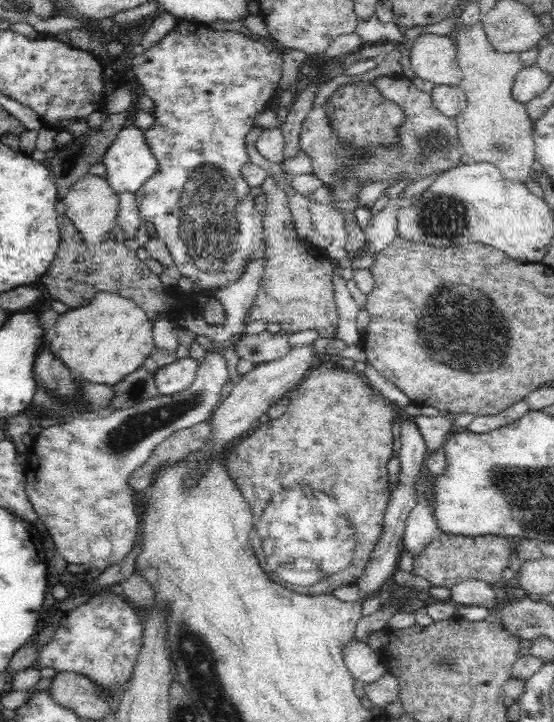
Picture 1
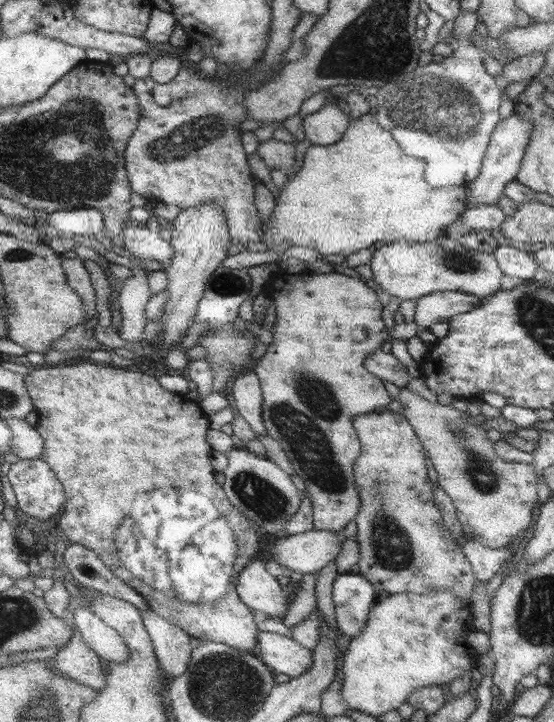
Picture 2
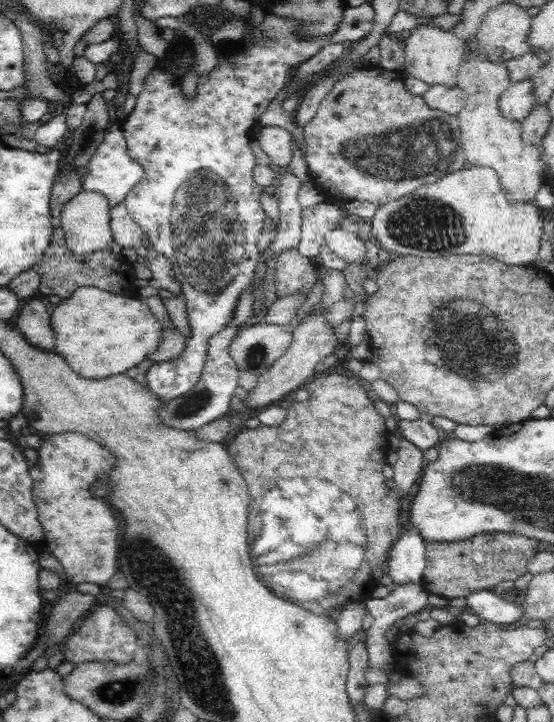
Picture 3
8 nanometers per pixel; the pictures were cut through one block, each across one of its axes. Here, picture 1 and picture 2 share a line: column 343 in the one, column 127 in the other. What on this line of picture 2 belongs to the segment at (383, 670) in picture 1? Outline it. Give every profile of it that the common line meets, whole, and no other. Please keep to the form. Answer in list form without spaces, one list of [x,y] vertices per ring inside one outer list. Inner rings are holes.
[[[85,604],[82,610],[76,612],[76,624],[82,630],[82,638],[84,642],[99,656],[116,663],[124,663],[128,661],[128,646],[124,639],[114,628],[108,626]]]

